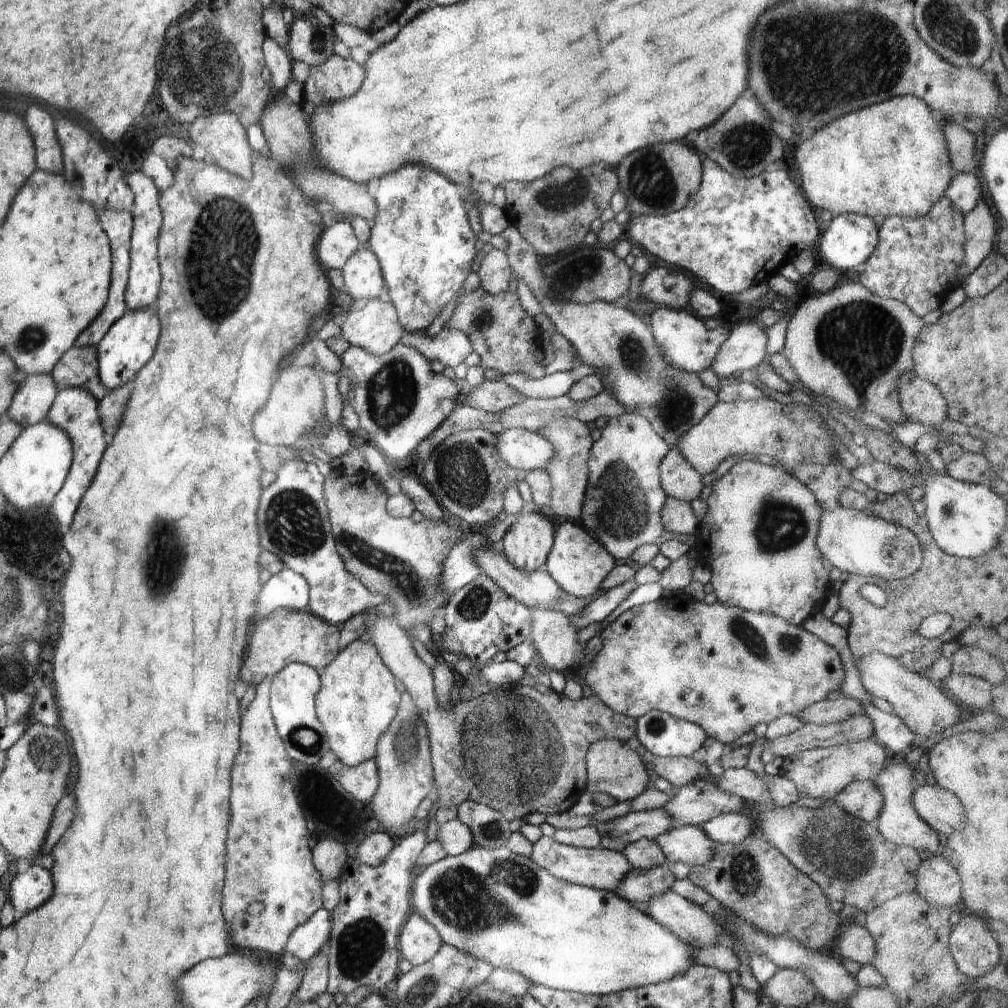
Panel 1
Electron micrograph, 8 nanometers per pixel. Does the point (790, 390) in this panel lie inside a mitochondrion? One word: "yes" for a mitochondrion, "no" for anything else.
no

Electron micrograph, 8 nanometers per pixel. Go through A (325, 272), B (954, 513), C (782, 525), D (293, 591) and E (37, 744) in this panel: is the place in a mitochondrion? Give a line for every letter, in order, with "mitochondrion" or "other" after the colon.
A: other
B: mitochondrion
C: mitochondrion
D: other
E: mitochondrion

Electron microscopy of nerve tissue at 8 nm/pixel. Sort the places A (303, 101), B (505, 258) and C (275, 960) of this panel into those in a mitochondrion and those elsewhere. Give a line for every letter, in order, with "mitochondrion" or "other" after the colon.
A: other
B: other
C: other

